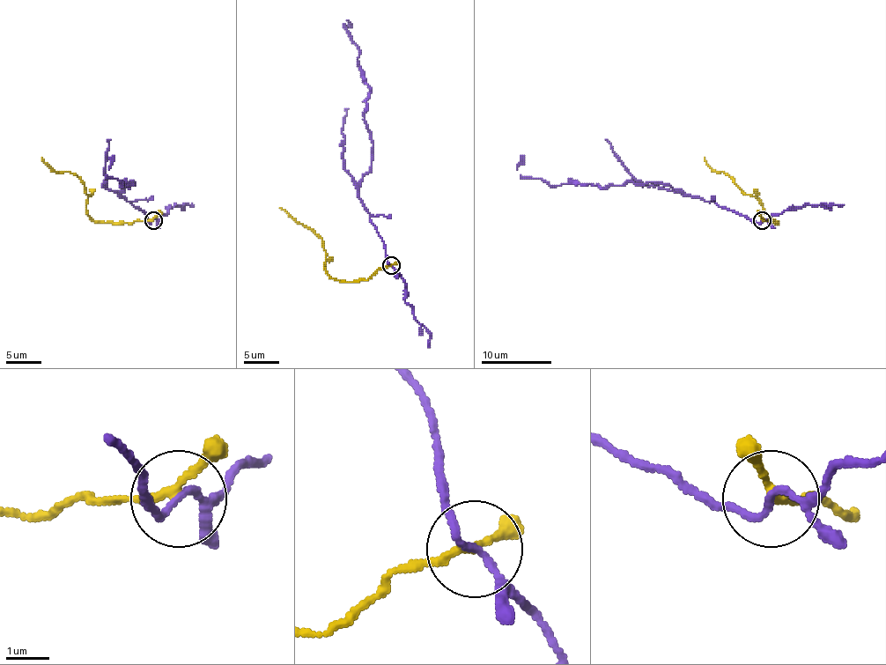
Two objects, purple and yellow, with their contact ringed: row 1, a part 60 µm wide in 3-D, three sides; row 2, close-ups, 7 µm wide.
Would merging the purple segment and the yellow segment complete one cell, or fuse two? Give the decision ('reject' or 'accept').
reject

